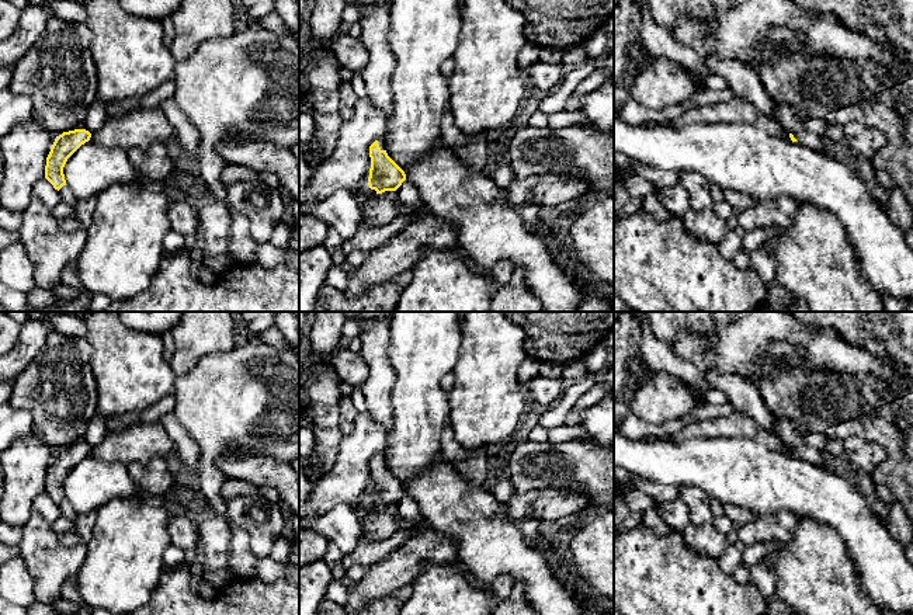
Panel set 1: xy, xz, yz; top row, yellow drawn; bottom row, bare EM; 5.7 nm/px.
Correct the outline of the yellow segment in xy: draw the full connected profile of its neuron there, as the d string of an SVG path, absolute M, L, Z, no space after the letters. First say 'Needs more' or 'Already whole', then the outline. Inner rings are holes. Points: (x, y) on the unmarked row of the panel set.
Already whole. M74 444L56 451L45 480L45 493L53 500L55 504L59 505L63 500L66 500L63 482L67 473L81 459L88 456L90 452L91 448L86 444Z

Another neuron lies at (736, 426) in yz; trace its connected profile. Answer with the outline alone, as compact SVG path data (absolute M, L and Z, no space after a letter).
M737 411L726 417L692 421L684 425L677 434L663 439L681 444L690 438L749 438L763 444L768 449L791 455L789 448L778 435L767 431L749 416L739 414Z

